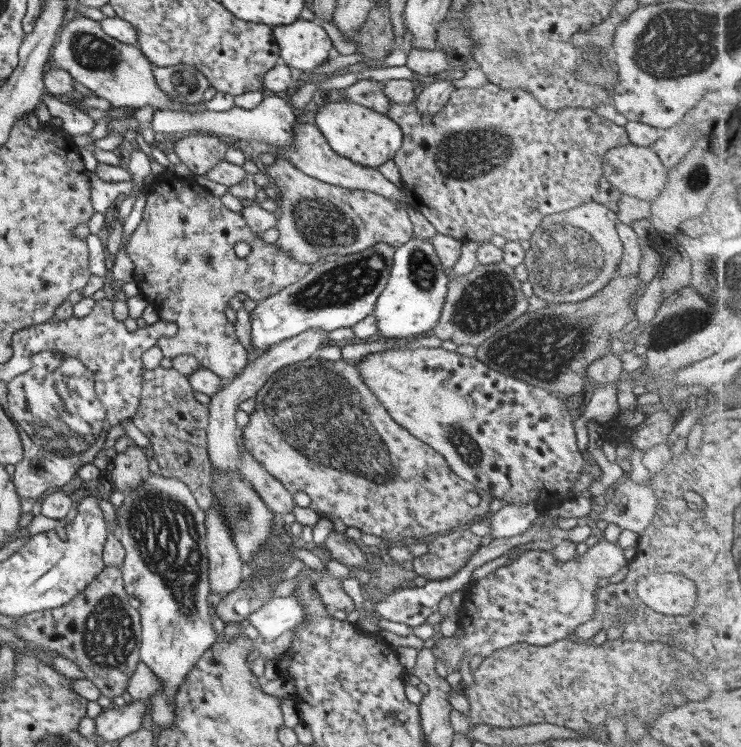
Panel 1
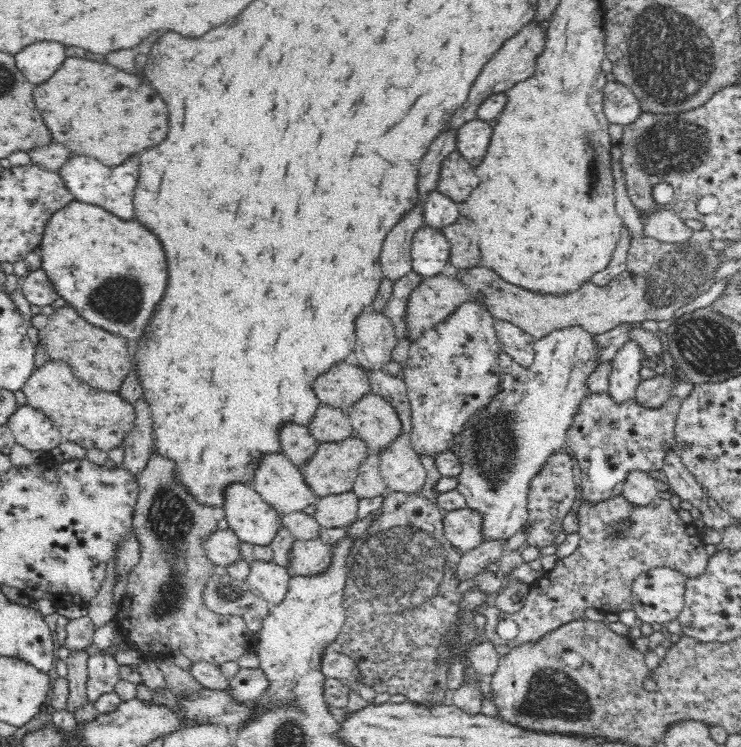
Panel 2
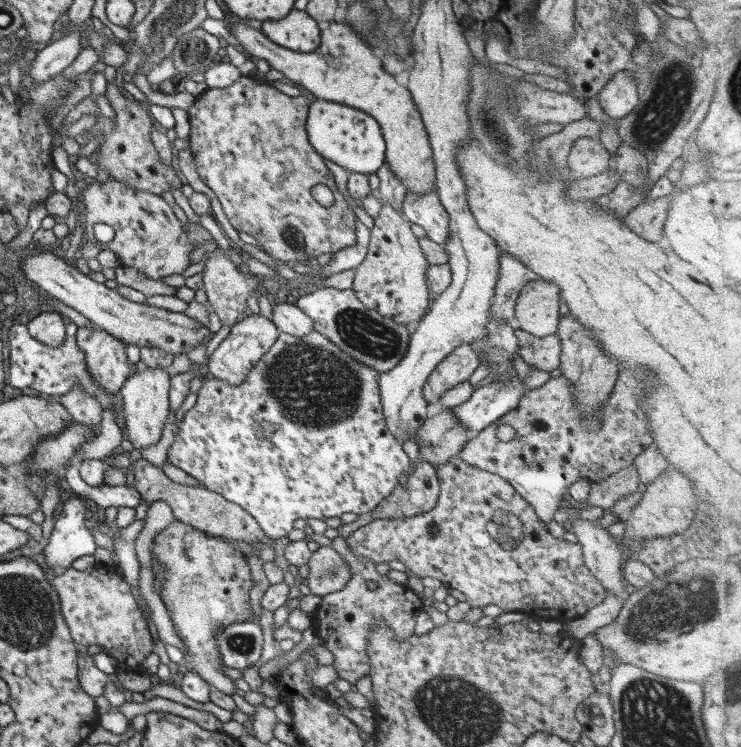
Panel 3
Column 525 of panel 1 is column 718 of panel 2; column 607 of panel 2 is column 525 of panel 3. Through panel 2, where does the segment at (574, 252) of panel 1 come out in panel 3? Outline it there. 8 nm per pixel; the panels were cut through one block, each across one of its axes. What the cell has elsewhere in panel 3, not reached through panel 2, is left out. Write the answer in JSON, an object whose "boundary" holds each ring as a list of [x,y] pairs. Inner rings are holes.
{"boundary":[[[533,279],[523,284],[514,304],[514,320],[518,328],[543,338],[557,330],[559,288],[547,280]]]}

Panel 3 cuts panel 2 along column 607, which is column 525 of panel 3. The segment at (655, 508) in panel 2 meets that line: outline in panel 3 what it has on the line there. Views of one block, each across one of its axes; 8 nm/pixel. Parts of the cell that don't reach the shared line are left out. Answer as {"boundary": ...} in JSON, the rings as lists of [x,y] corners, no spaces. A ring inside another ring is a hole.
{"boundary":[[[450,456],[435,470],[438,499],[433,508],[403,520],[370,521],[345,538],[348,552],[357,557],[357,562],[362,559],[376,565],[397,560],[420,579],[431,576],[447,589],[457,590],[466,598],[470,608],[495,605],[501,610],[531,614],[537,618],[563,618],[563,612],[557,612],[557,608],[573,608],[583,614],[604,600],[604,589],[583,563],[580,545],[553,538],[537,519],[534,508],[506,480],[469,466],[457,456]]]}

